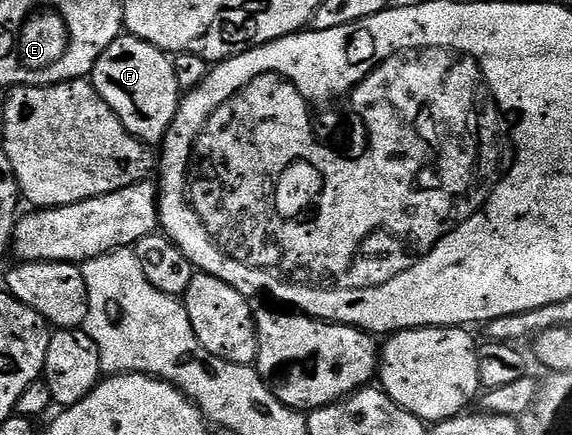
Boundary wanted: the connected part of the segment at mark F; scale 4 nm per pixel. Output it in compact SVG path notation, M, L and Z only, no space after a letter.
M121 36L115 38L98 56L90 75L92 87L106 100L106 104L122 120L122 124L145 144L163 143L166 132L180 110L182 92L174 80L172 58L157 46L140 38Z

